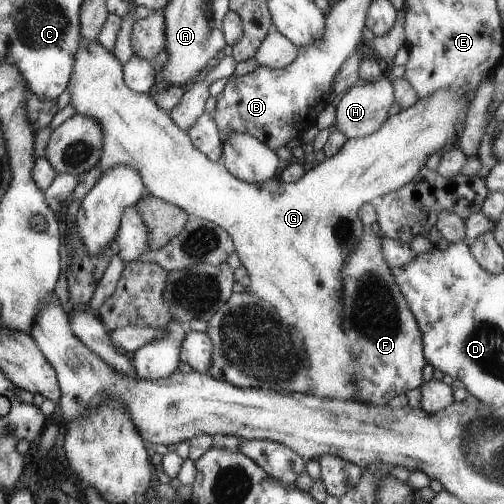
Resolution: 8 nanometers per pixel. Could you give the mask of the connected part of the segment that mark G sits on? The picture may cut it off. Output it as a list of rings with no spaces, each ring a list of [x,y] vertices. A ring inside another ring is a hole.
[[[81,39],[80,45],[77,47],[75,57],[73,57],[72,74],[68,78],[68,93],[69,102],[75,113],[81,116],[86,116],[95,119],[102,132],[102,149],[100,154],[99,170],[102,174],[107,170],[113,168],[119,163],[123,163],[138,170],[138,173],[142,176],[142,182],[147,188],[147,194],[160,198],[169,204],[180,207],[184,210],[189,217],[197,217],[198,219],[205,219],[214,222],[218,227],[223,227],[223,230],[227,231],[227,234],[231,237],[234,250],[240,260],[240,265],[248,272],[249,284],[245,288],[247,293],[257,295],[265,304],[273,306],[277,310],[277,314],[280,315],[281,320],[285,323],[293,325],[302,336],[304,340],[304,349],[309,348],[306,352],[309,352],[309,362],[313,362],[313,366],[309,366],[309,374],[313,374],[313,382],[317,386],[317,396],[319,398],[336,398],[336,399],[355,399],[355,394],[359,393],[359,388],[352,382],[352,360],[355,358],[355,350],[352,345],[352,336],[346,336],[342,329],[341,309],[342,309],[342,292],[341,285],[341,269],[343,269],[344,262],[346,261],[349,253],[355,248],[358,238],[361,236],[361,221],[359,217],[360,206],[364,203],[374,203],[381,195],[390,193],[391,191],[401,188],[404,184],[411,181],[416,176],[419,170],[425,166],[426,161],[433,152],[441,152],[441,148],[445,144],[449,144],[451,140],[457,138],[457,134],[461,132],[463,128],[463,120],[465,120],[465,112],[467,112],[467,106],[469,106],[469,100],[465,98],[465,94],[459,94],[457,89],[442,88],[436,90],[432,95],[428,97],[417,99],[414,103],[411,103],[406,109],[401,109],[398,114],[388,116],[384,124],[376,130],[375,133],[371,133],[367,137],[361,137],[360,139],[347,139],[345,144],[330,157],[325,157],[322,162],[315,163],[307,166],[307,170],[303,173],[303,176],[292,183],[284,183],[279,180],[277,176],[273,176],[270,179],[265,179],[260,183],[248,183],[247,181],[238,179],[232,175],[223,164],[219,162],[213,162],[208,159],[201,151],[198,151],[193,142],[185,133],[172,121],[172,117],[167,111],[164,111],[153,102],[153,99],[147,93],[138,93],[137,91],[129,90],[128,86],[125,86],[123,79],[123,64],[119,62],[118,58],[105,47],[102,47],[100,43],[95,41],[89,41],[87,39]]]

